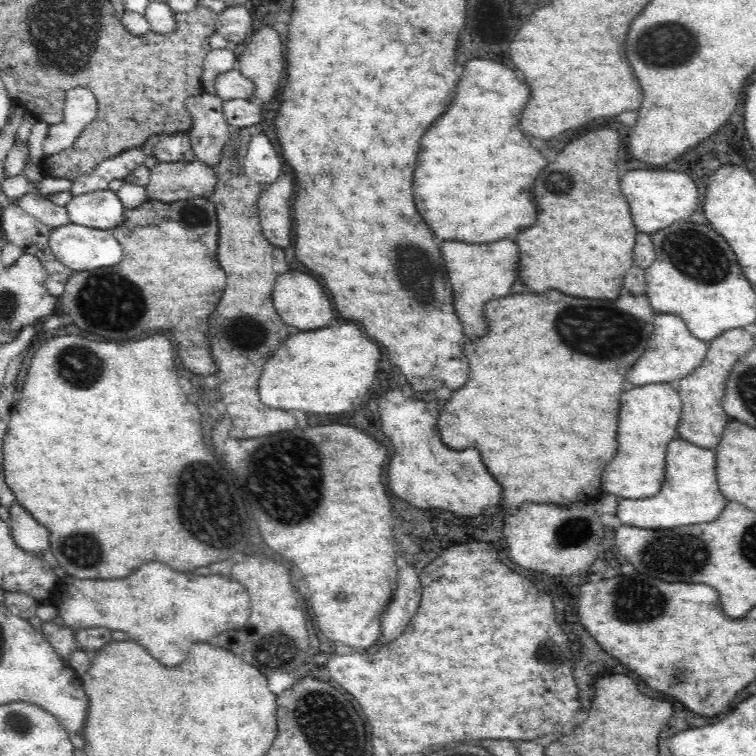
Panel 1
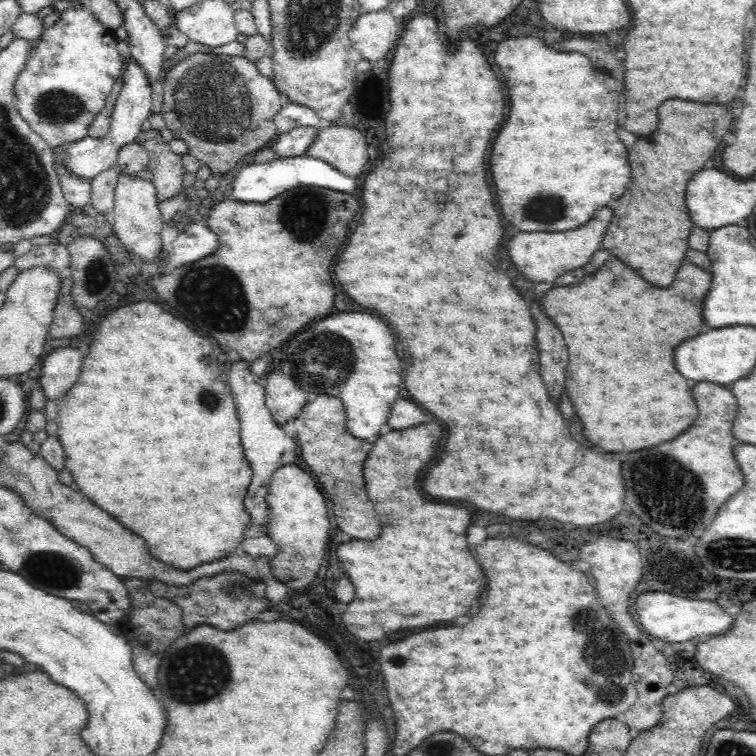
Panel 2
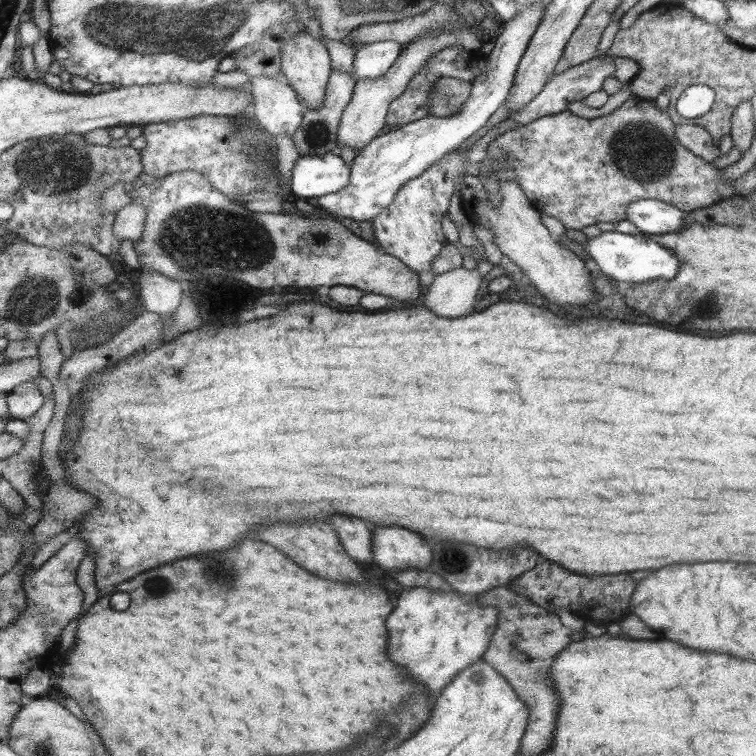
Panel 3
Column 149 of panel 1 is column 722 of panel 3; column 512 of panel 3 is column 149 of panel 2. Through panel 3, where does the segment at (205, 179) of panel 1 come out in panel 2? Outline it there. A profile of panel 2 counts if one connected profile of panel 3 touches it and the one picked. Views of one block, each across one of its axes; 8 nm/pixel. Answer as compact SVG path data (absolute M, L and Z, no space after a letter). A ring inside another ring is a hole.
M159 130L138 133L134 142L146 149L149 158L150 182L155 189L158 203L174 198L183 191L183 178L187 173L182 163L182 155L172 152L169 143Z

